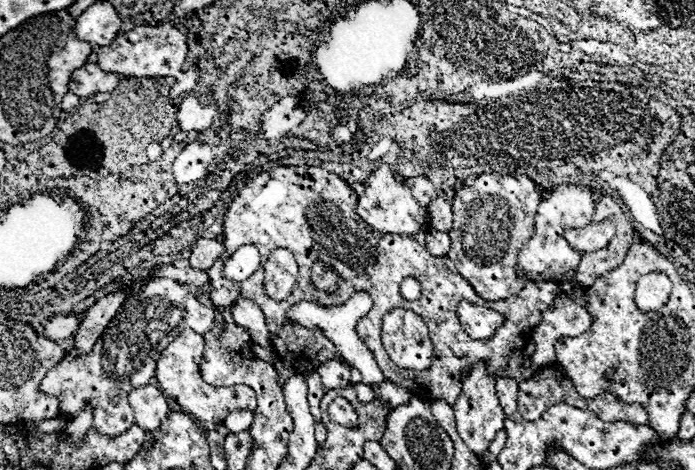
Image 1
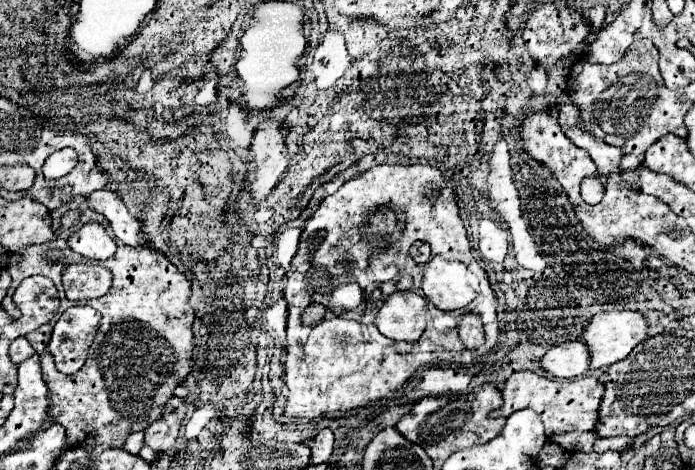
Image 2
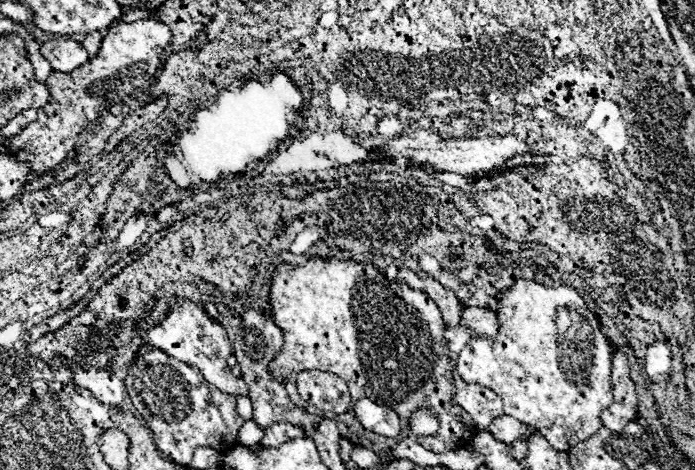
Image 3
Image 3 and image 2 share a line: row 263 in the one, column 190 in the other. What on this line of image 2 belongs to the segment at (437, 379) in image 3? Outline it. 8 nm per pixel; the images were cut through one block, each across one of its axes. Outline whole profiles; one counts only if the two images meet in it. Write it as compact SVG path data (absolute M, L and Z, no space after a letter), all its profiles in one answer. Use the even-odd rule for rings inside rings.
M118 244L112 258L102 262L114 276L108 294L96 302L100 306L102 324L98 328L98 356L88 356L86 364L80 368L80 380L64 380L64 374L56 370L54 364L42 364L42 376L48 382L52 406L48 414L54 422L62 424L68 434L68 446L84 446L94 452L108 448L120 448L124 438L134 430L144 430L156 418L160 418L164 404L172 396L174 388L190 372L192 356L192 322L194 310L188 304L190 280L176 270L170 260L148 246L126 246Z

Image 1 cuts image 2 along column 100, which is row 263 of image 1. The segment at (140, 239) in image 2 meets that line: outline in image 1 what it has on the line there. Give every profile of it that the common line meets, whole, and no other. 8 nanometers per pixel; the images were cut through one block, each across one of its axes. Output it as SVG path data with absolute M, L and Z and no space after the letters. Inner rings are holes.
M200 238L192 248L190 266L198 268L198 270L208 270L216 262L216 258L220 258L222 252L224 252L222 242L210 240L210 238Z

